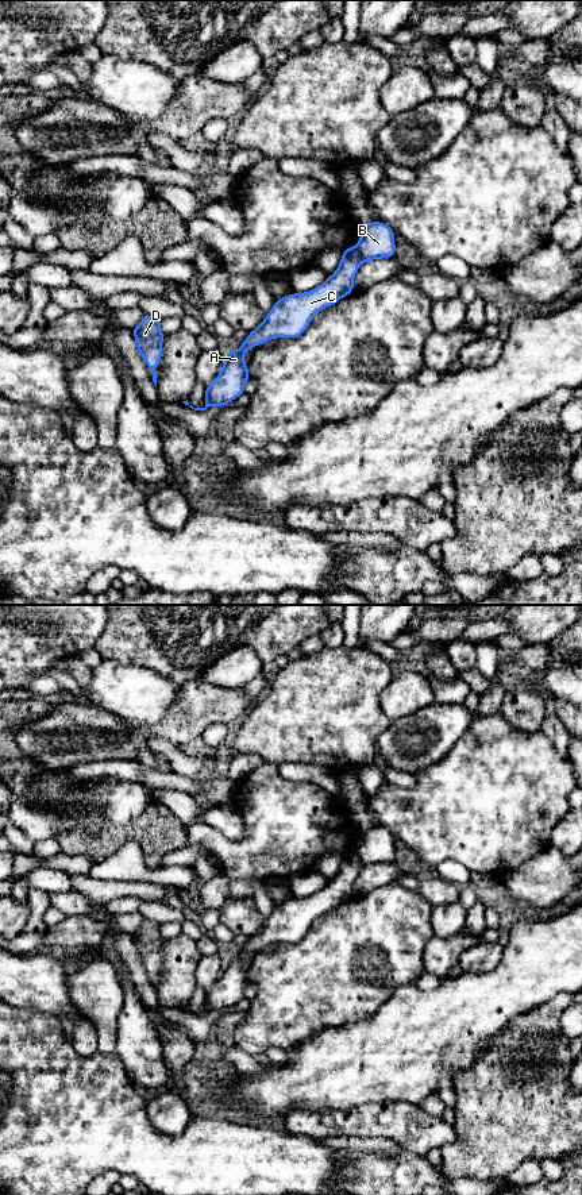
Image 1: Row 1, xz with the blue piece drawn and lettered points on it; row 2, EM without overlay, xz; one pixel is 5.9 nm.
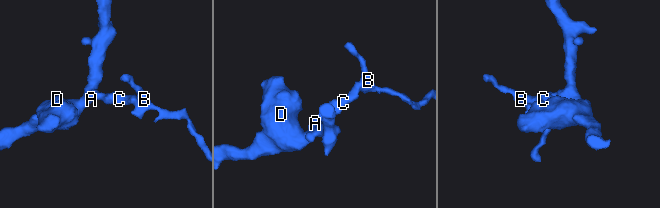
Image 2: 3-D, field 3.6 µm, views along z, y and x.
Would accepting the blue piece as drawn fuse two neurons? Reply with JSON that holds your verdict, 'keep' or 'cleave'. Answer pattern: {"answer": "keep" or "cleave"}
{"answer": "cleave"}

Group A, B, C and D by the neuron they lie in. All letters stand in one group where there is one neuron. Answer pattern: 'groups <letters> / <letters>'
groups A C D / B

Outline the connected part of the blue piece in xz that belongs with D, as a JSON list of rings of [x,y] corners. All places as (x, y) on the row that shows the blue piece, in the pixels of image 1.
[[[147,315],[132,331],[139,355],[146,361],[151,370],[153,382],[157,386],[154,369],[162,359],[162,340],[165,338],[161,329],[161,319]]]

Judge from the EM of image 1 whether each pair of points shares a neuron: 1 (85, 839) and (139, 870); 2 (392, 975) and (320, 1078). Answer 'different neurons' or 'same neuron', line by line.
1: different neurons
2: different neurons

